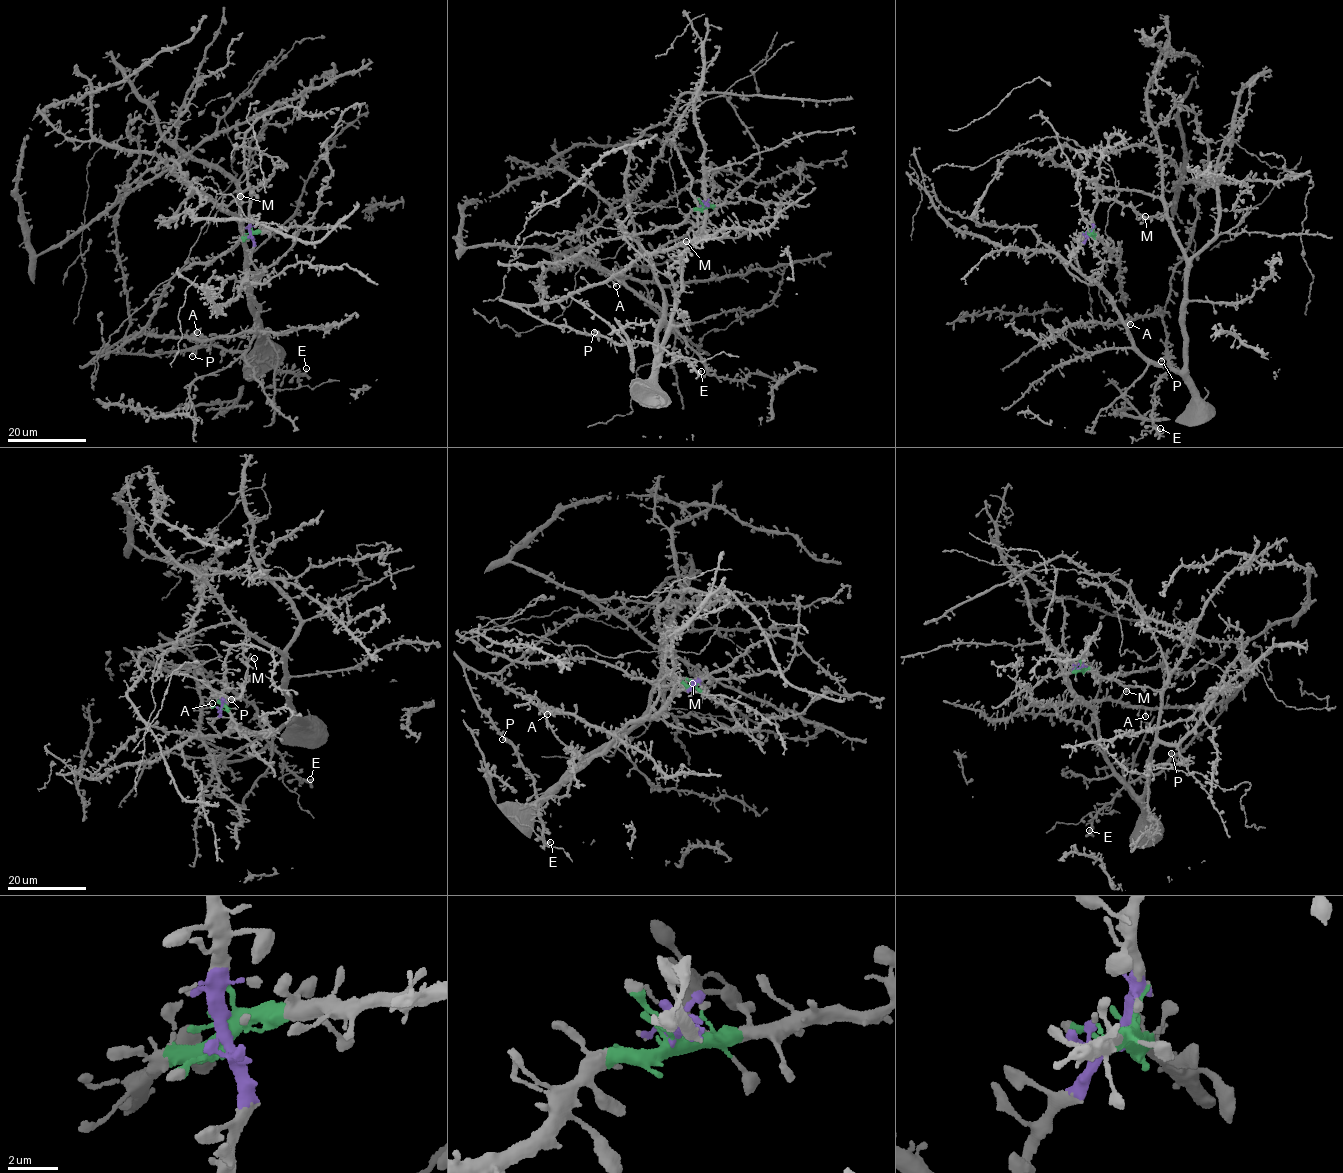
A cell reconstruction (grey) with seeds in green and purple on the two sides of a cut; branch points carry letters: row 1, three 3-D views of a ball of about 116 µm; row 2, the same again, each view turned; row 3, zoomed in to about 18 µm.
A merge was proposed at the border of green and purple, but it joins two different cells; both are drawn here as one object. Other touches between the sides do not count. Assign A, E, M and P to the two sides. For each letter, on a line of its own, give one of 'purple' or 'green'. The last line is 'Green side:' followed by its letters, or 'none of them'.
A: green
E: green
M: purple
P: green
Green side: A, E, P

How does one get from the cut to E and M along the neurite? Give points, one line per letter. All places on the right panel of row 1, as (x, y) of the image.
E: (1091, 234), (1121, 260), (1105, 231), (1115, 179), (1093, 149), (1140, 143), (1202, 184), (1163, 316), (1160, 428)
M: (1091, 234), (1076, 254), (1079, 270), (1110, 299), (1138, 351), (1180, 370), (1183, 248), (1167, 220), (1145, 216)

